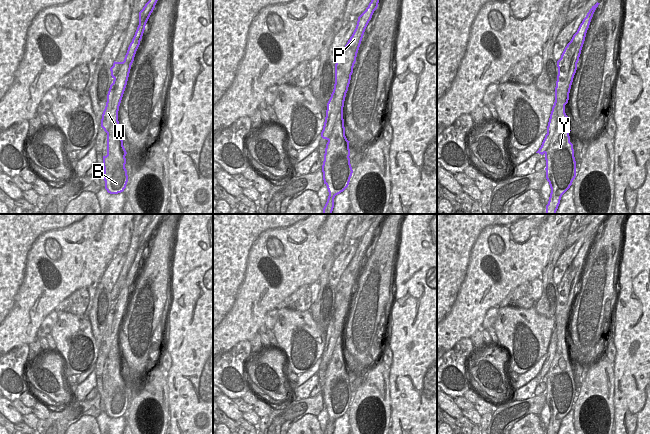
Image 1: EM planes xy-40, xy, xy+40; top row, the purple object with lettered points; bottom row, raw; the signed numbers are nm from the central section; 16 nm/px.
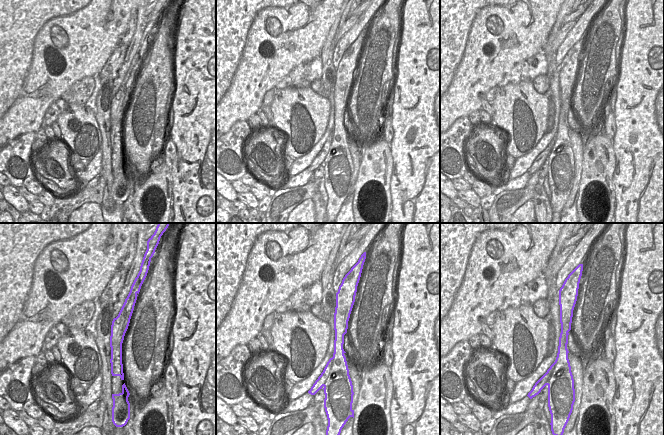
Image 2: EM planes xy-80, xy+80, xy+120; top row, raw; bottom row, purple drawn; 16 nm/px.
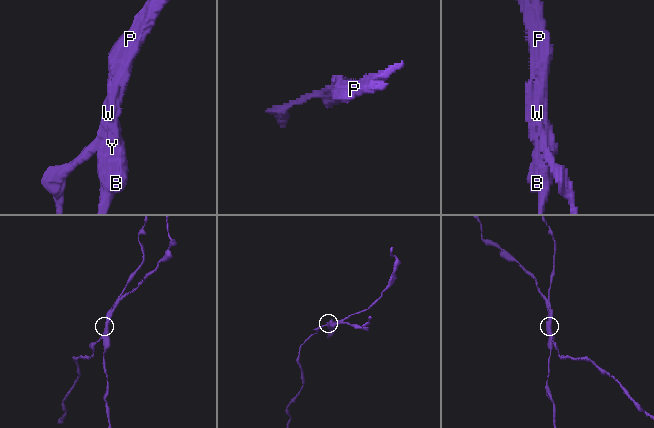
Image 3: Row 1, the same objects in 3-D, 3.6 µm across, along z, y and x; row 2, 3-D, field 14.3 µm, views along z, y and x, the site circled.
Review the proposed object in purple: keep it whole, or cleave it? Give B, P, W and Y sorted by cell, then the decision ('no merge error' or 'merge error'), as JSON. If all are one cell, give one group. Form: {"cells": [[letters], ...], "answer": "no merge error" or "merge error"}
{"cells": [["B", "P", "Y"], ["W"]], "answer": "merge error"}

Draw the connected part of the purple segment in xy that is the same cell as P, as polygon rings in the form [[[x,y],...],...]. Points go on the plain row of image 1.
[[[377,214],[374,218],[372,218],[372,224],[368,231],[358,241],[356,252],[347,268],[341,275],[340,280],[335,288],[335,308],[332,317],[334,317],[338,311],[338,308],[342,306],[344,301],[351,300],[349,296],[353,295],[351,290],[356,286],[357,277],[362,265],[360,259],[365,255],[374,235],[378,231],[379,224],[385,216],[386,214]]]

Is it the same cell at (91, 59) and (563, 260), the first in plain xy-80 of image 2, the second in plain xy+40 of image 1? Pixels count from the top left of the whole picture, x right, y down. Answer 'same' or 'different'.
different

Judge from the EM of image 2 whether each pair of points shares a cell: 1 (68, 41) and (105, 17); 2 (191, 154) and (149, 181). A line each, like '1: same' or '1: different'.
1: same
2: different

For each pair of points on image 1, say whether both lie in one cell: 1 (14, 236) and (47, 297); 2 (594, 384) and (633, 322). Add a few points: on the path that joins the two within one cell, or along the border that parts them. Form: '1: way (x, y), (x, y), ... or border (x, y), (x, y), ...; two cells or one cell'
1: way (14, 258), (14, 293), (16, 295), (25, 295); one cell
2: border (612, 364), (614, 387); two cells

